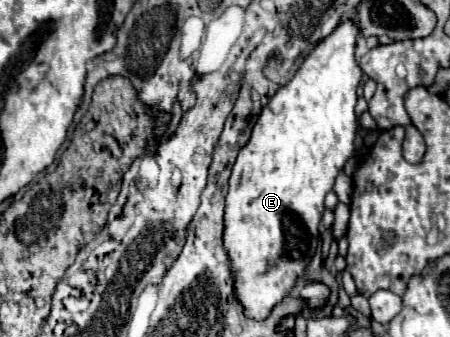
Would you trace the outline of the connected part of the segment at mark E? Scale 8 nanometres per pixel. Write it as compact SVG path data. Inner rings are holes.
M346 21L346 23L338 25L332 31L332 35L328 35L326 39L322 39L314 47L314 51L304 59L304 63L300 65L300 69L292 77L292 81L288 85L280 87L278 93L270 99L270 103L262 109L258 121L254 123L250 141L240 149L238 159L236 159L236 163L232 167L232 175L230 175L230 181L228 181L230 189L228 189L228 195L226 195L226 209L224 209L224 235L222 235L222 239L224 239L224 249L228 251L228 259L230 259L230 267L232 267L236 299L242 305L244 315L250 317L250 319L264 321L272 313L274 305L278 305L292 291L296 279L302 277L302 273L306 271L306 265L314 257L316 245L318 245L318 227L320 227L320 219L322 219L322 213L324 213L324 197L332 189L334 179L344 169L346 161L354 155L354 139L356 139L356 115L354 115L354 107L356 107L356 99L358 99L356 89L358 89L360 79L362 79L362 69L360 69L358 59L356 59L356 41L358 41L358 37L360 37L360 31L358 31L356 23Z

